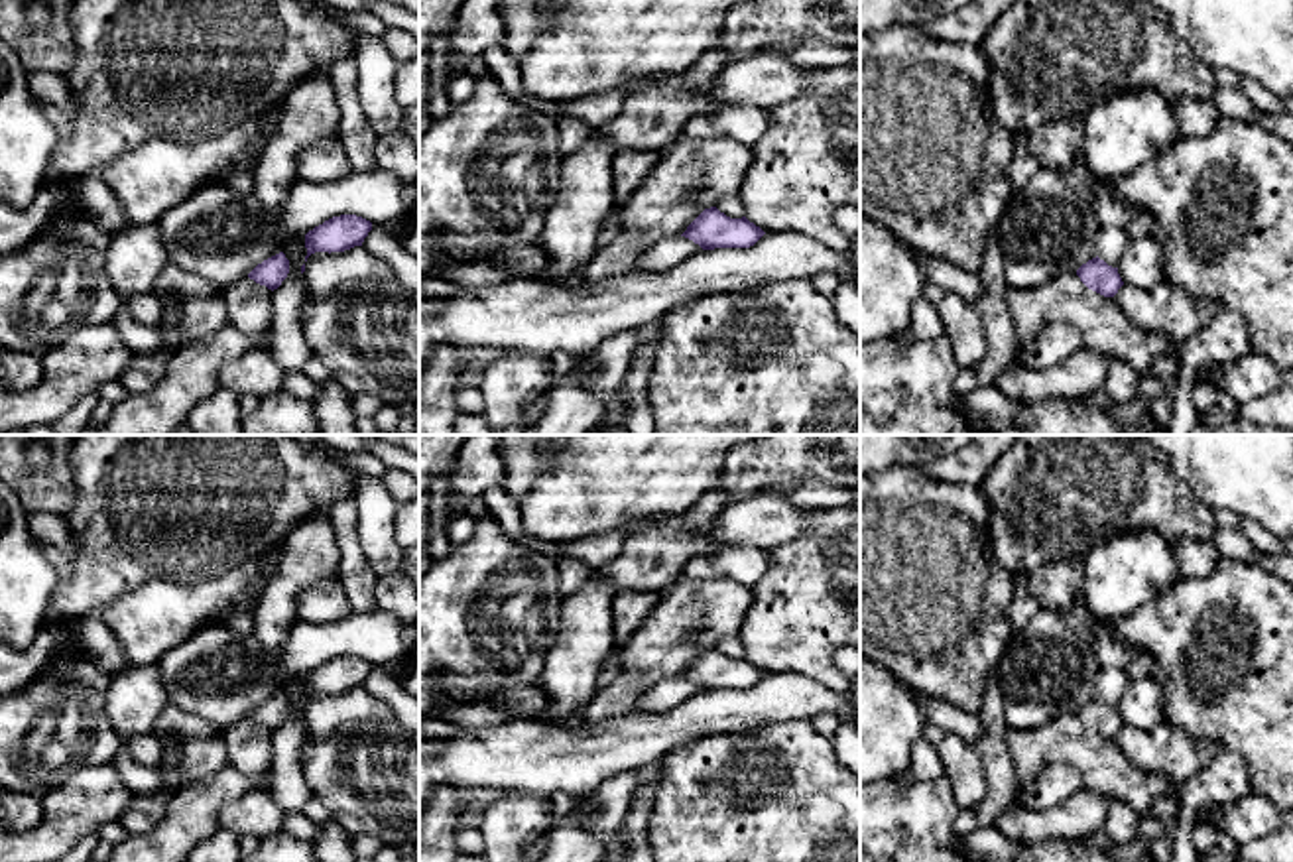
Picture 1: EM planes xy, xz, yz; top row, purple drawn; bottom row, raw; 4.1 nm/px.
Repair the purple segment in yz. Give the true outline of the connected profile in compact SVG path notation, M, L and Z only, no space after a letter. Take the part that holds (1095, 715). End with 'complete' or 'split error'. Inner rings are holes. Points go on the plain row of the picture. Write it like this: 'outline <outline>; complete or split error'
outline M1098 697L1082 705L1077 710L1077 716L1088 730L1104 738L1114 738L1118 730L1124 726L1118 708L1108 707Z; complete

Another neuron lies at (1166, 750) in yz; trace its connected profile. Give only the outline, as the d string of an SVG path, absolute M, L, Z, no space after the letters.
M1167 722L1149 730L1124 724L1114 742L1138 770L1161 775L1173 785L1183 785L1222 752L1214 742L1197 740Z

